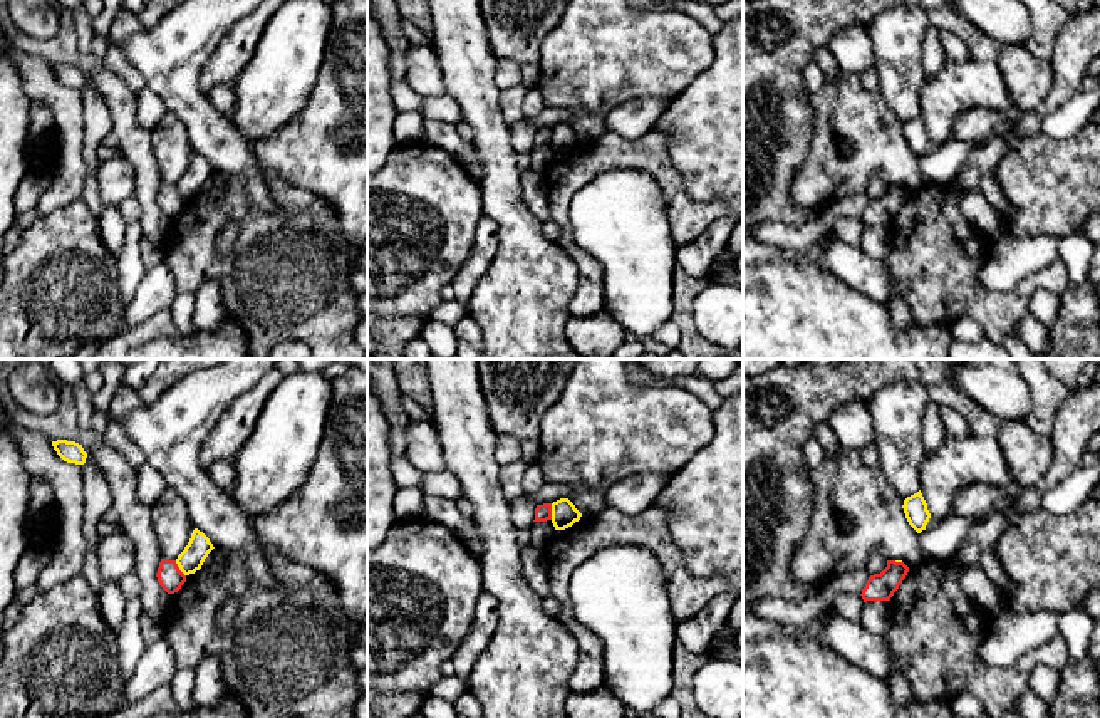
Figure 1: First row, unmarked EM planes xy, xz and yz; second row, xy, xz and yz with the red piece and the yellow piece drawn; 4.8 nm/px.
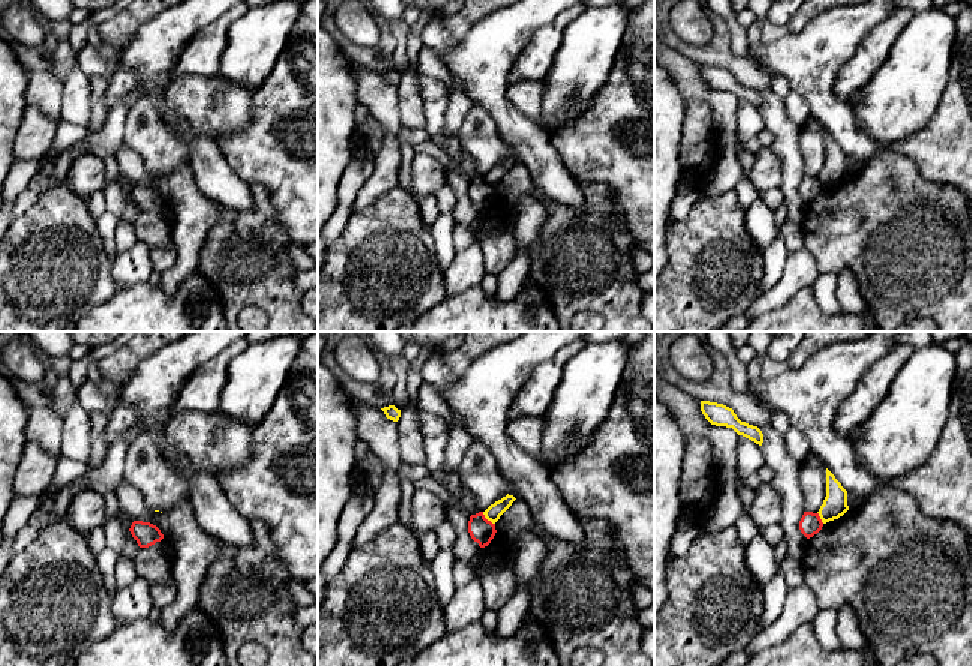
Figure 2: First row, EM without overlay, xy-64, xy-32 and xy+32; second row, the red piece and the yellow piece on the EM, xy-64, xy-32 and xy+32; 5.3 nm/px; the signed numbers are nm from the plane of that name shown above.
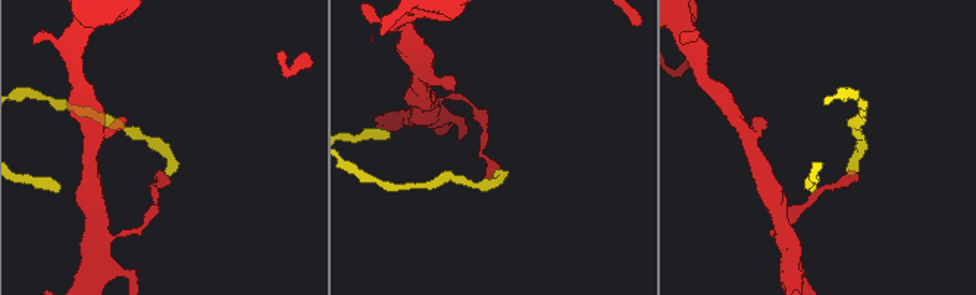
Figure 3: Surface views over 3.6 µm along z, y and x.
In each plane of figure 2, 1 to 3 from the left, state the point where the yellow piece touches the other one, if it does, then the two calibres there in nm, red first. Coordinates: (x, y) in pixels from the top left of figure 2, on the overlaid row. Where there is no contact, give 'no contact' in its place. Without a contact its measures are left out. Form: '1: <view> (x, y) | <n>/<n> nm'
1: no contact
2: xy-32 (486, 520) | 130/90 nm
3: xy+32 (819, 518) | 120/130 nm

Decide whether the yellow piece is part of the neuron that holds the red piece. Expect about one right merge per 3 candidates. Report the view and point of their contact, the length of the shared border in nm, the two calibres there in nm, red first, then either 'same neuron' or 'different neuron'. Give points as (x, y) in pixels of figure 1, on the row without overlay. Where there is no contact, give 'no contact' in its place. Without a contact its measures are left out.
meets red in xz at (550, 136); contact 80 nm long; 80 nm thick on the red side, 130 nm on the other; different neuron

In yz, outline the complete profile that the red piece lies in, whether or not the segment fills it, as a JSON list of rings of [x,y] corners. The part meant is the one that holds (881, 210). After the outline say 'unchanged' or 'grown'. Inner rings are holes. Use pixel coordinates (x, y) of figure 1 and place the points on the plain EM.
[[[887,185],[887,191],[880,198],[869,201],[862,213],[862,223],[867,225],[890,225],[894,216],[905,203],[909,191],[904,186]]]; unchanged

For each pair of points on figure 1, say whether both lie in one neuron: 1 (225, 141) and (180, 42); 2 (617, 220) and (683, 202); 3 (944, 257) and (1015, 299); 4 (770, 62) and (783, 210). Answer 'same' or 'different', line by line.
1: same
2: different
3: same
4: same

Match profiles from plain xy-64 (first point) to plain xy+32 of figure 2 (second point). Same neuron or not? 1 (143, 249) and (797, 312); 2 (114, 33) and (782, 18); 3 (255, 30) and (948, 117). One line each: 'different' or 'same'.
1: different
2: different
3: different

